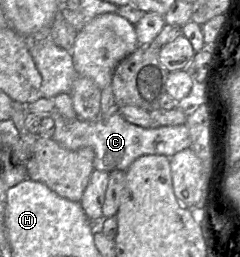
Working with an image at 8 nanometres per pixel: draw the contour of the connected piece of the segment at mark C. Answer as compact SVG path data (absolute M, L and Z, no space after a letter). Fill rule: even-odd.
M115 102L115 111L109 117L86 121L79 117L73 120L65 119L57 110L54 110L55 130L52 139L65 149L75 151L83 147L91 147L95 157L94 169L110 173L113 170L126 171L128 167L143 155L165 155L172 157L174 154L190 148L191 138L186 124L174 126L157 126L143 128L129 123L118 113Z

